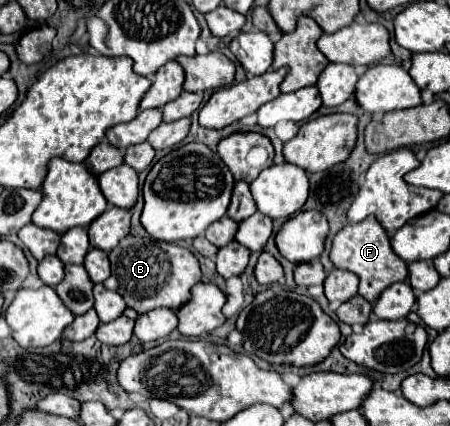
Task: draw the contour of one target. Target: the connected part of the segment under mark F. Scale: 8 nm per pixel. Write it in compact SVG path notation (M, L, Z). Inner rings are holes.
M366 217L362 223L346 225L344 229L340 229L332 241L330 261L334 263L334 267L352 271L360 277L358 295L362 295L370 303L374 303L386 287L398 281L406 281L408 277L408 265L392 251L390 239L376 221L376 217Z

